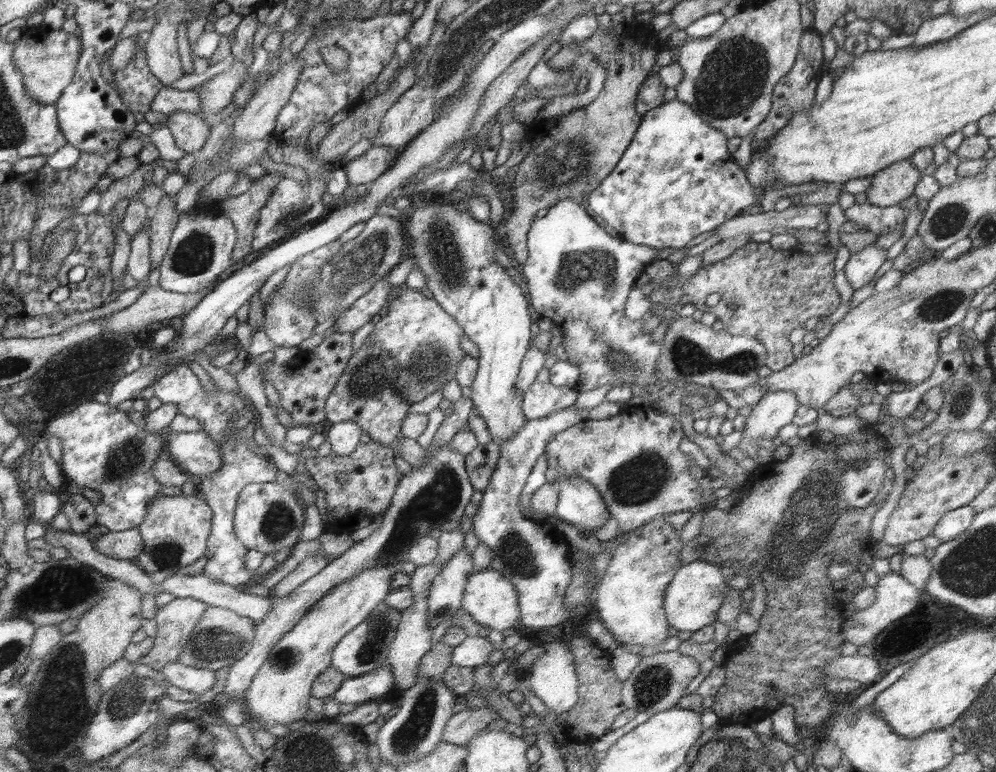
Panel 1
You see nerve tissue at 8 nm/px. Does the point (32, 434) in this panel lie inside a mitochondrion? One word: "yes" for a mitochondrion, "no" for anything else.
no

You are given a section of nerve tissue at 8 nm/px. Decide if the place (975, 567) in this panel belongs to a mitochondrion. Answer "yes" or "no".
yes

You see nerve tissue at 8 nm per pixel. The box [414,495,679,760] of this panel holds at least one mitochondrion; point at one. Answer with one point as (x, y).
(514, 553)

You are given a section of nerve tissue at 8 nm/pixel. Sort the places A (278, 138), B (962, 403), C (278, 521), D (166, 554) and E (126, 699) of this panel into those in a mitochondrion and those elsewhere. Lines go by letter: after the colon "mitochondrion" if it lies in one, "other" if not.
A: other
B: mitochondrion
C: mitochondrion
D: mitochondrion
E: mitochondrion

